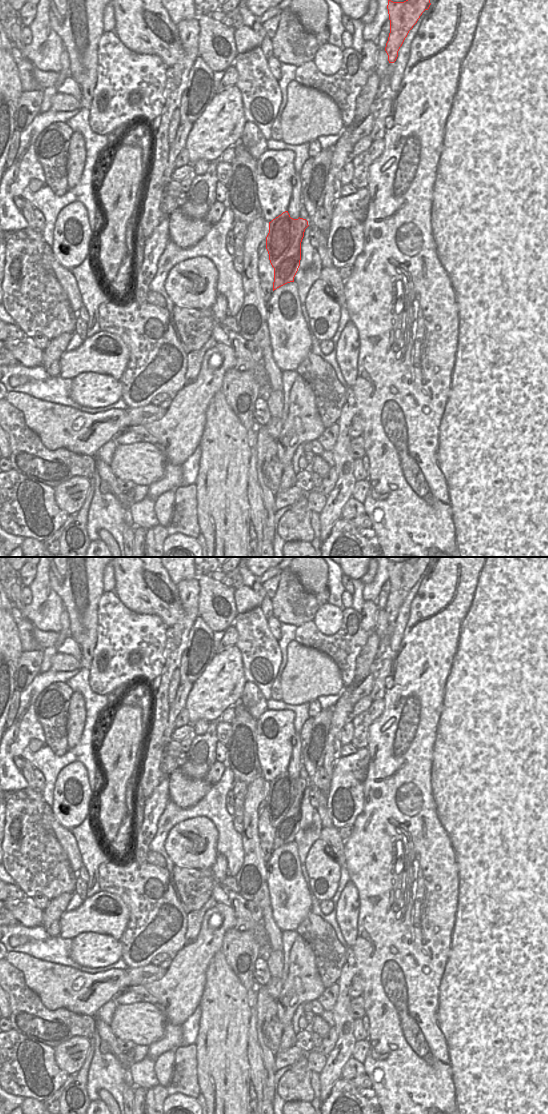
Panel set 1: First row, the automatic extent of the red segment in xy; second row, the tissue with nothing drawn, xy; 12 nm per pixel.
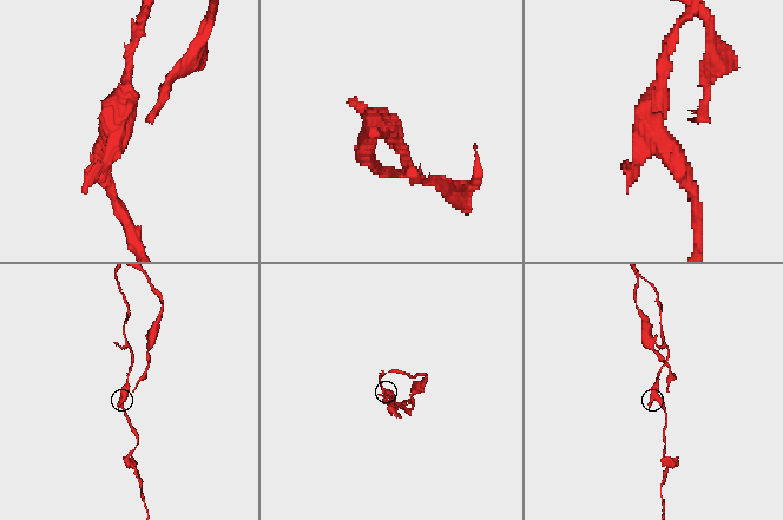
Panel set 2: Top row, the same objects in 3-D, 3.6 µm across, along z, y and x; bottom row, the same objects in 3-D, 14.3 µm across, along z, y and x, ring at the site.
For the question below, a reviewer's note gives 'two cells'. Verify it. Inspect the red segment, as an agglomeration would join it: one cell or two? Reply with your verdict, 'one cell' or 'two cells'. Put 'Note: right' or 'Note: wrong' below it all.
two cells
Note: right

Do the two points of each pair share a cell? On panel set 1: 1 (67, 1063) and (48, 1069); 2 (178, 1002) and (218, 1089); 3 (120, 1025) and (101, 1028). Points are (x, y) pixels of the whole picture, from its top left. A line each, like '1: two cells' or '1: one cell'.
1: two cells
2: two cells
3: two cells

